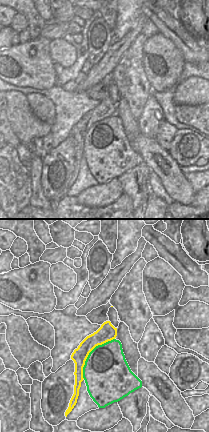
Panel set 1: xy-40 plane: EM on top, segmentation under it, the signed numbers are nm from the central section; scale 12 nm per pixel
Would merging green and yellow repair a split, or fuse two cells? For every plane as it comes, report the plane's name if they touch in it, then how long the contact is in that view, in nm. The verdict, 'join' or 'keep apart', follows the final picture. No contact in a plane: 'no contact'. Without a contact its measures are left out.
xy-40 | 600 nm

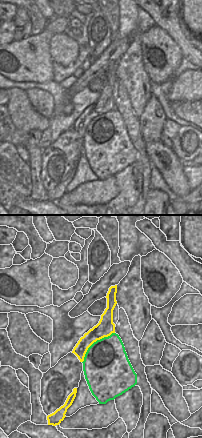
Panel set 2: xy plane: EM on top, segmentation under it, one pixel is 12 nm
xy | 550 nm

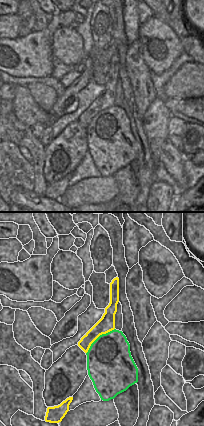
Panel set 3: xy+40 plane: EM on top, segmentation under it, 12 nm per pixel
xy+40 | 460 nm

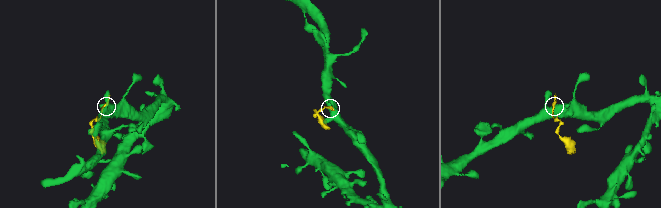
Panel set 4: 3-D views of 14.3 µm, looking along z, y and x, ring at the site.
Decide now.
keep apart

